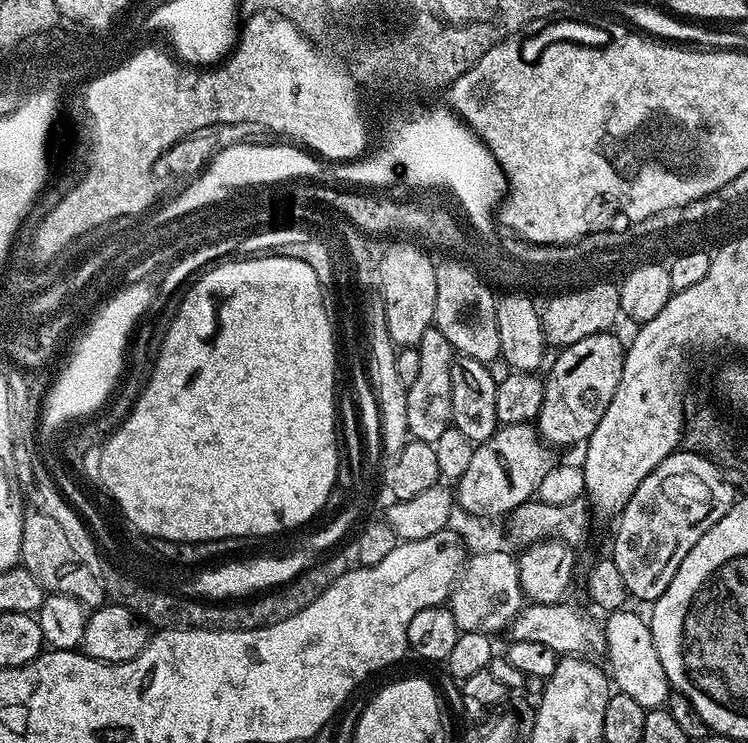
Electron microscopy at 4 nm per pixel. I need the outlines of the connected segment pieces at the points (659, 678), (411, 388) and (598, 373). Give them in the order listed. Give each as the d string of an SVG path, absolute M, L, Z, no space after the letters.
M621 610L607 613L603 621L604 646L608 656L607 671L610 680L619 691L630 694L638 706L645 710L663 708L667 705L670 685L666 678L666 670L662 670L662 662L658 662L658 650L652 644L652 625L636 612Z
M435 326L428 328L417 344L419 369L418 378L408 385L406 398L406 422L408 435L413 440L436 444L443 432L452 427L452 366L454 349L450 341Z
M611 331L590 334L590 338L582 338L582 342L559 349L560 357L553 362L543 381L540 415L534 421L549 445L557 449L567 444L580 446L594 434L594 426L602 422L602 414L606 414L606 406L610 406L610 398L614 398L614 390L618 390L625 351L626 344Z

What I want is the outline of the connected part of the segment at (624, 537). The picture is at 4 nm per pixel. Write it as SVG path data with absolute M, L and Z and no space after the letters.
M687 450L671 452L620 511L610 558L618 566L633 601L655 602L674 582L680 560L694 550L698 538L732 509L732 488L715 466L707 455Z

